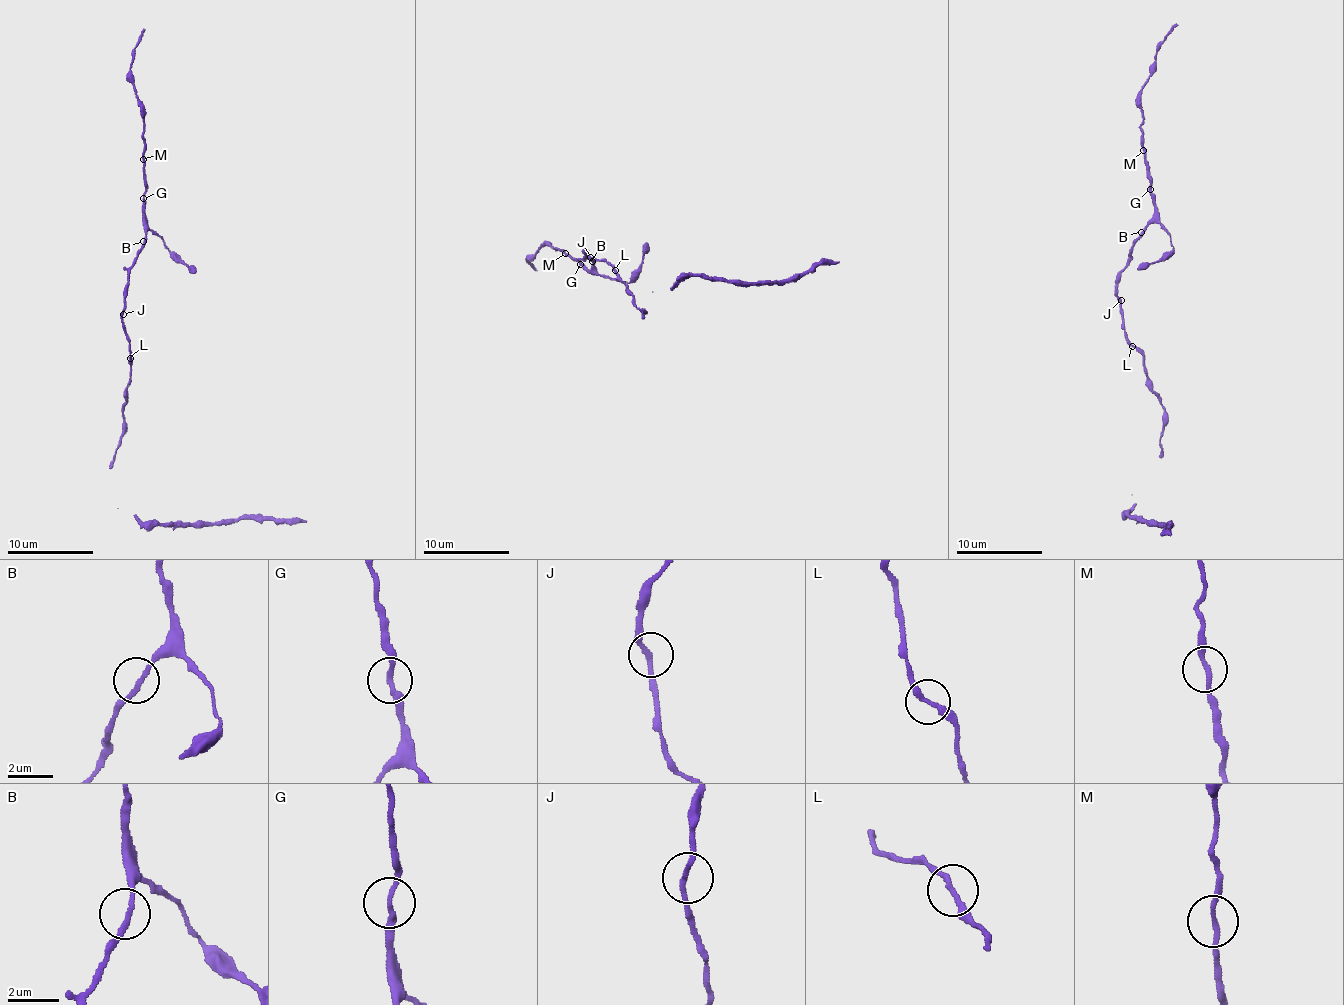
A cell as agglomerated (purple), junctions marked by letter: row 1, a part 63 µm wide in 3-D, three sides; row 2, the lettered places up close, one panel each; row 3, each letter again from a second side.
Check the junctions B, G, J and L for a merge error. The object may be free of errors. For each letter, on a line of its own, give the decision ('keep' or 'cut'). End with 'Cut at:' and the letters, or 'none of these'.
B: keep
G: keep
J: keep
L: keep
Cut at: none of these

